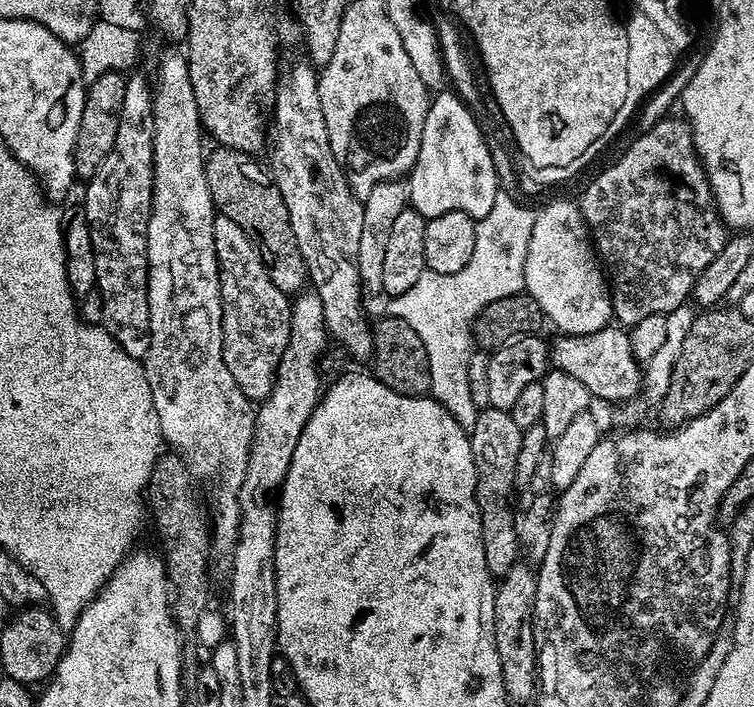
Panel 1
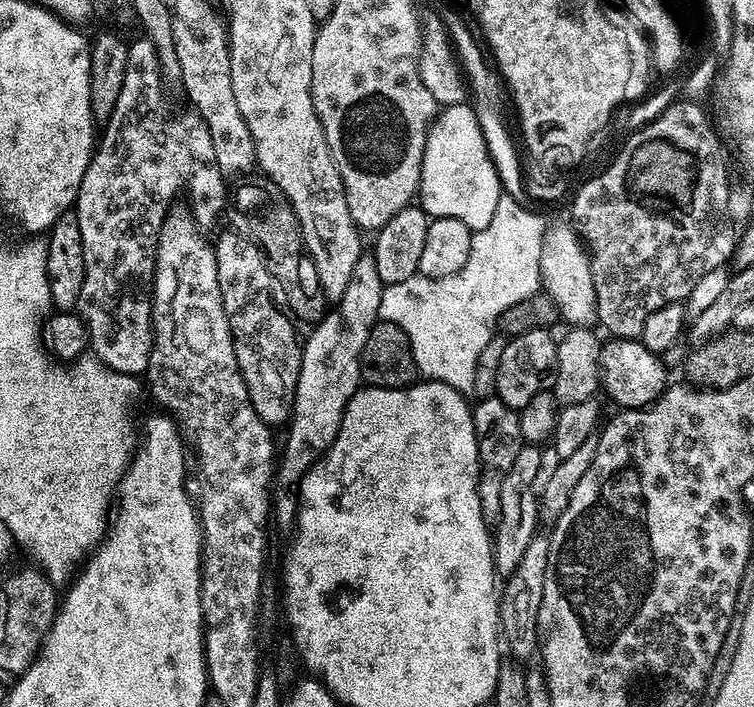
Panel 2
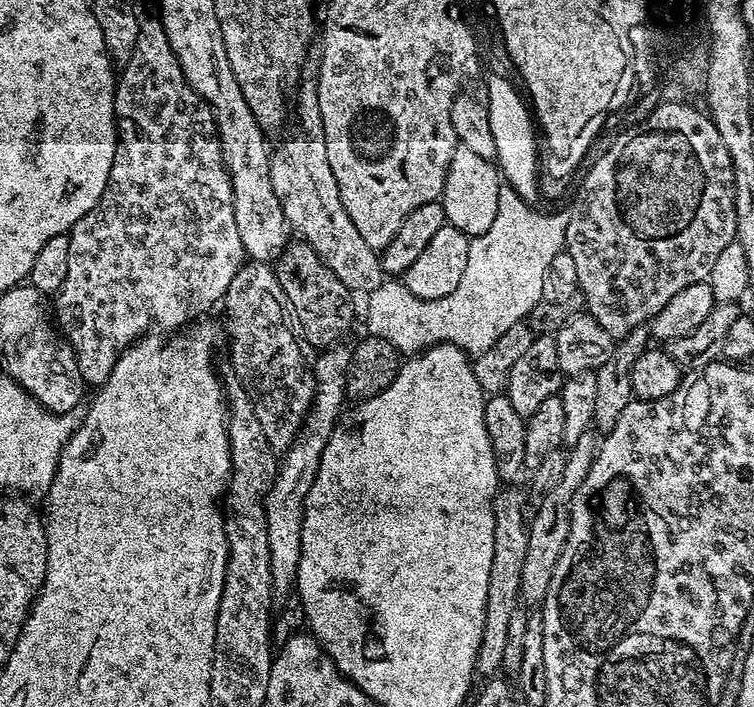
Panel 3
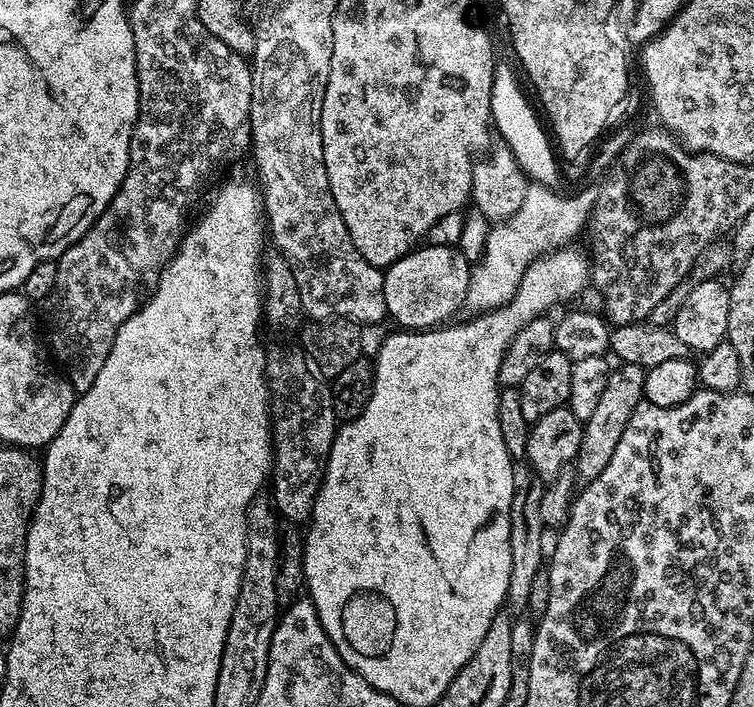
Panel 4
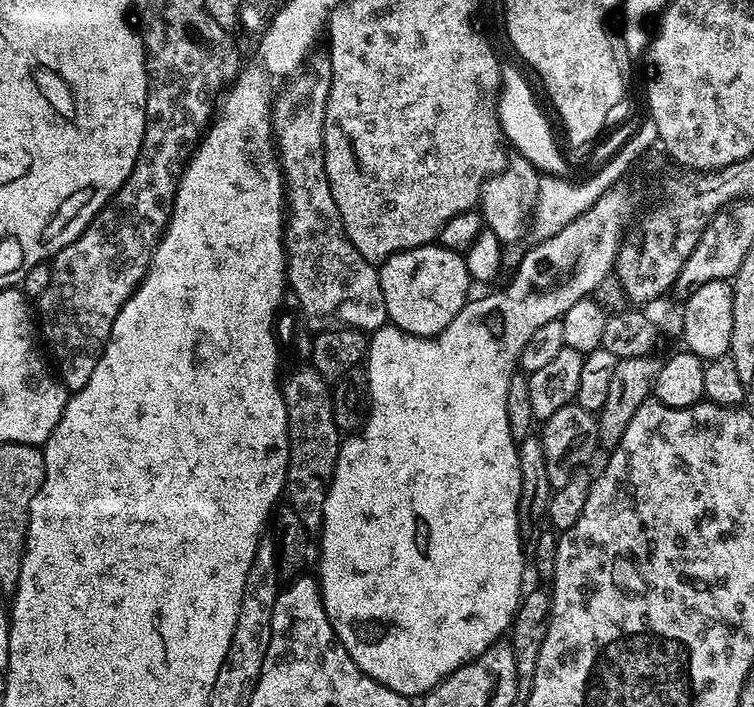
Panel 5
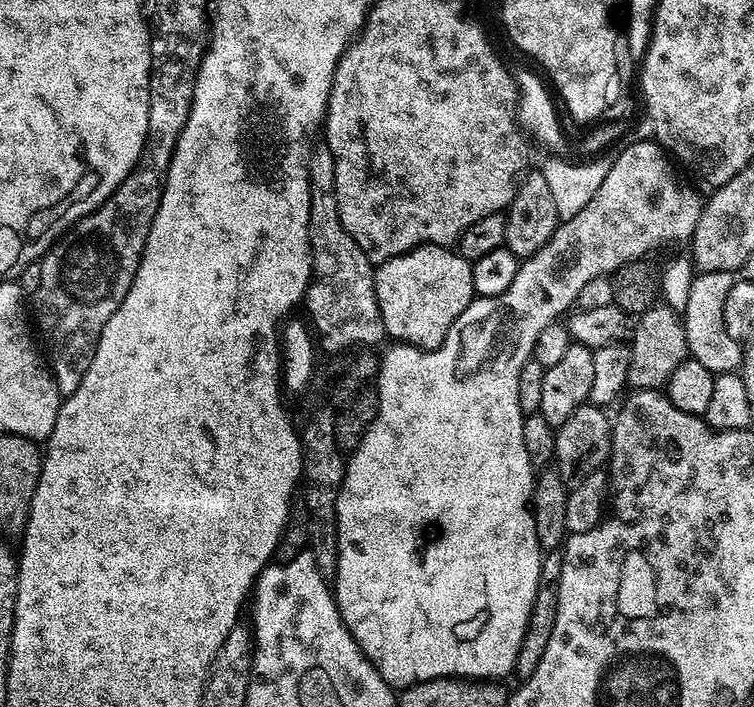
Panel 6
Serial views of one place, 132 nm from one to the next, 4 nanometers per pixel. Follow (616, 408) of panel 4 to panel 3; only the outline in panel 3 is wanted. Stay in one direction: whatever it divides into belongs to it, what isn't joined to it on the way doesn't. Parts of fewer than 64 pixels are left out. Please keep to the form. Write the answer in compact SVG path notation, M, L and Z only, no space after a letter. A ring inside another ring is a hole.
M588 431L578 438L578 442L567 449L566 467L562 470L561 481L550 490L542 506L533 511L529 521L525 565L522 566L521 603L528 608L541 605L549 592L550 580L553 578L554 566L569 540L570 522L572 521L572 504L577 492L589 474L590 466L596 460L598 436L595 431Z

